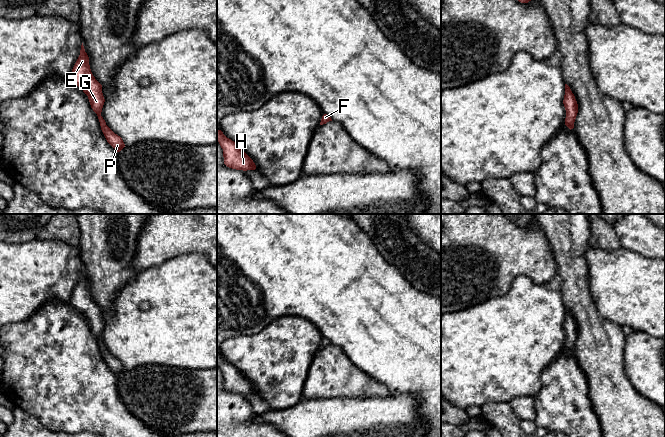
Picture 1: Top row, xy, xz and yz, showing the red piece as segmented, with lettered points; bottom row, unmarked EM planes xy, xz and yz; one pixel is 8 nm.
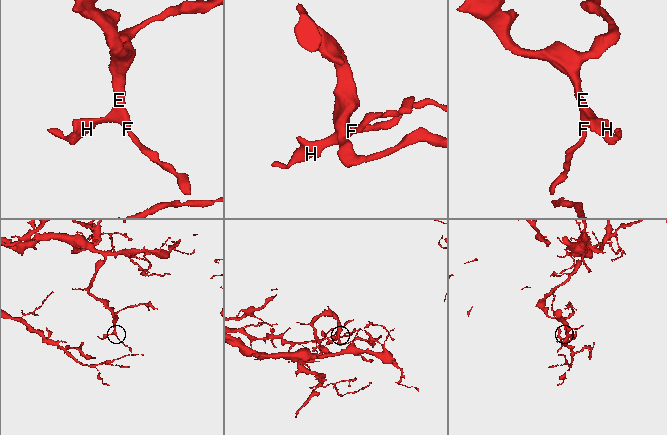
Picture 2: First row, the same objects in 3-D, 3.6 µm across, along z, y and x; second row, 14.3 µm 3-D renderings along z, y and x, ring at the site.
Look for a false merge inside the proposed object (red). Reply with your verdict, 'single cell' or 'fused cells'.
single cell

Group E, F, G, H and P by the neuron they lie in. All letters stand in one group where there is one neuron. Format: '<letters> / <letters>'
E F G H P

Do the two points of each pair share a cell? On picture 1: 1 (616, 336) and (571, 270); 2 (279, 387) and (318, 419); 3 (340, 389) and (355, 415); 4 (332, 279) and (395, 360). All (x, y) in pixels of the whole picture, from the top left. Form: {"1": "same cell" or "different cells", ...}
{"1": "same cell", "2": "different cells", "3": "different cells", "4": "same cell"}

